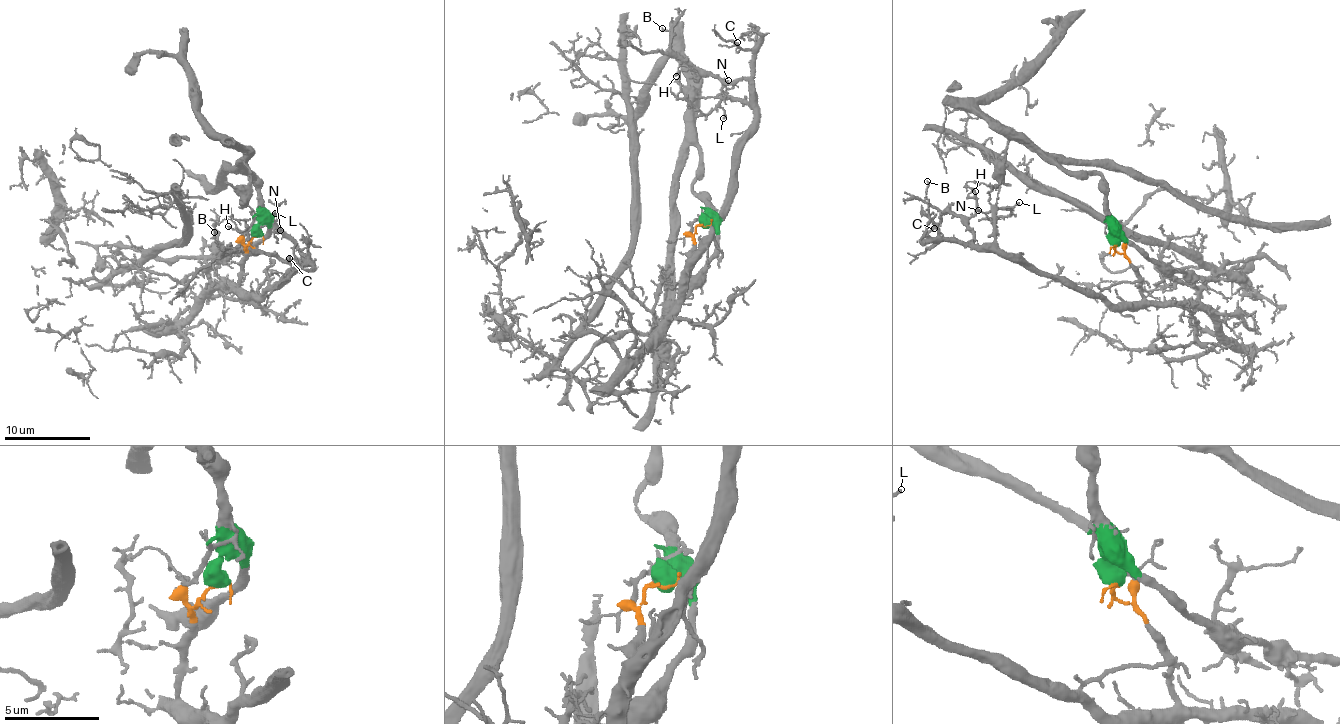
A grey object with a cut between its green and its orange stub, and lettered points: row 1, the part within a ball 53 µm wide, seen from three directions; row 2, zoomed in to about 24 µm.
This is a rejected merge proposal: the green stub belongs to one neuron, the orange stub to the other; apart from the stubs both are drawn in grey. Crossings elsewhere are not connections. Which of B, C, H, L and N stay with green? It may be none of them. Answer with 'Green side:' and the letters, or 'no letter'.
Green side: no letter

